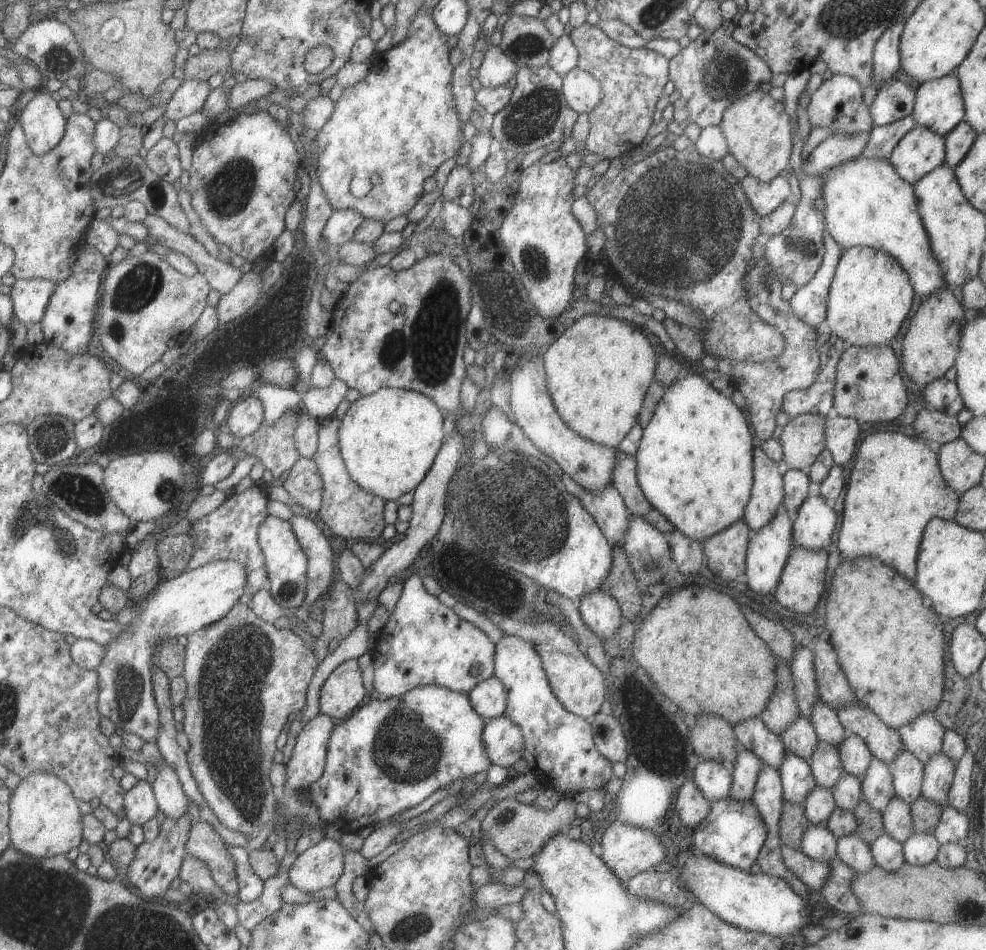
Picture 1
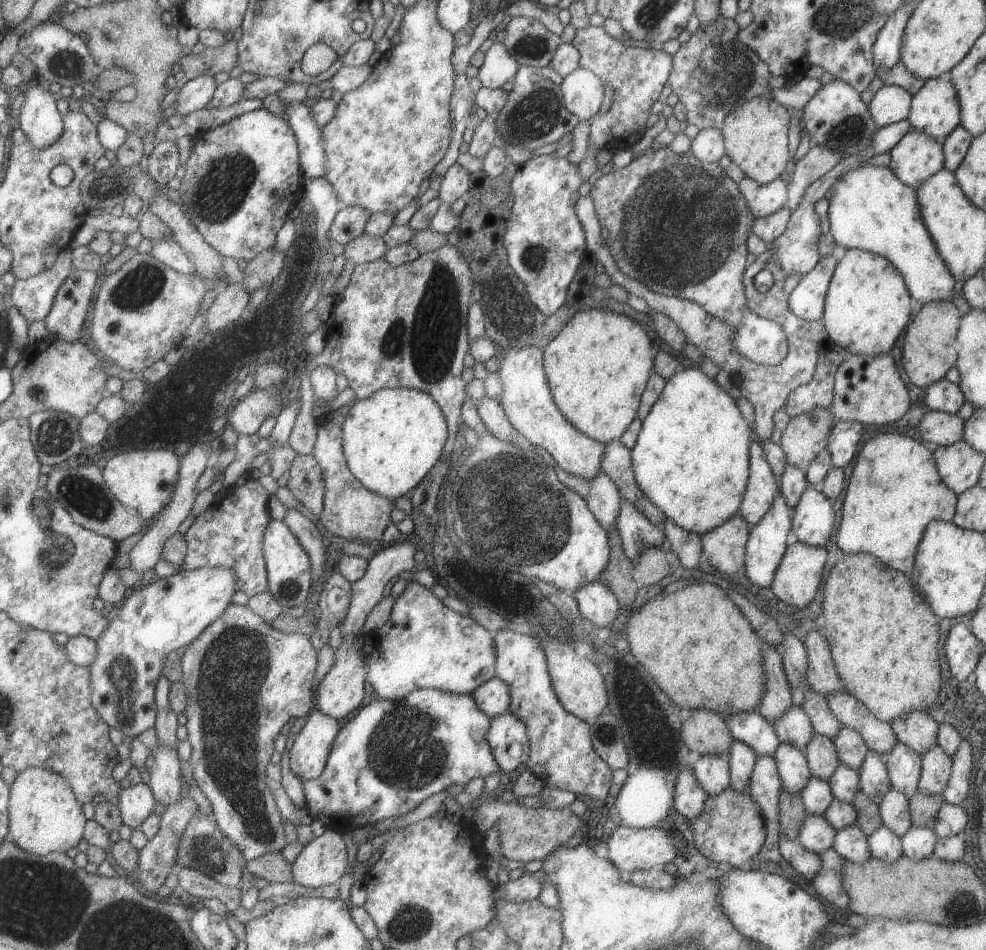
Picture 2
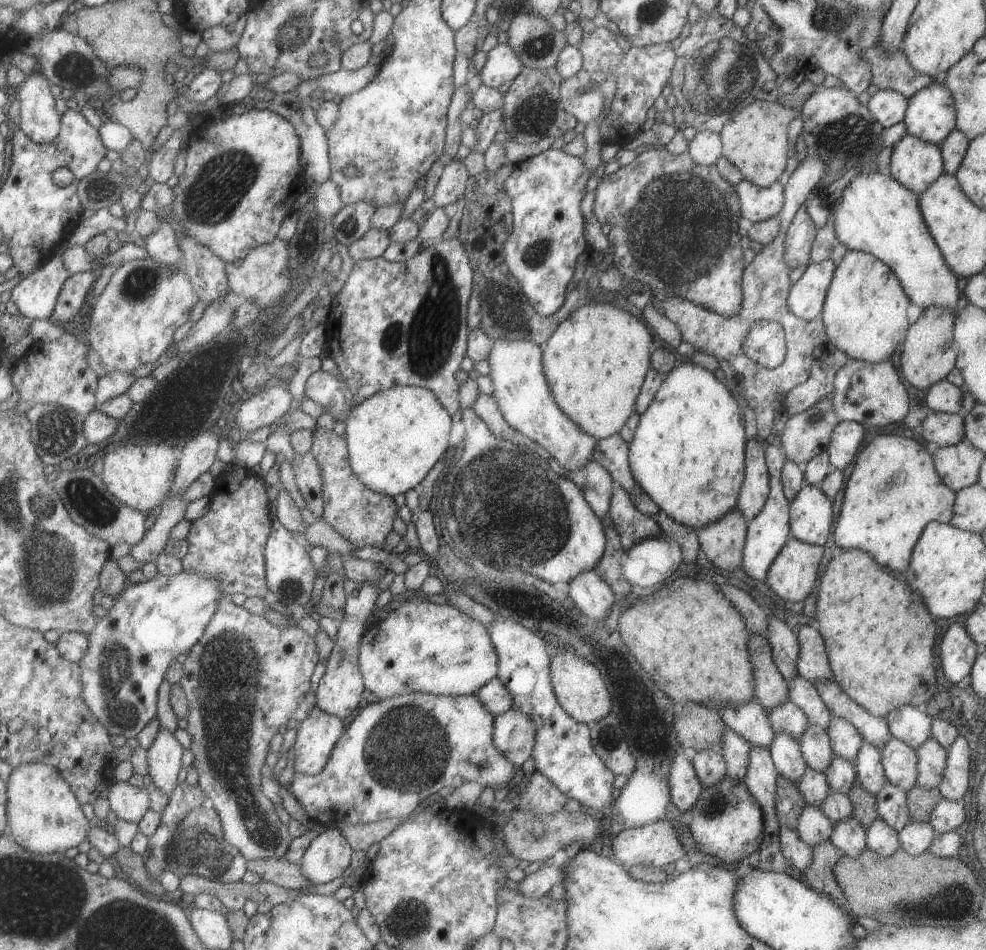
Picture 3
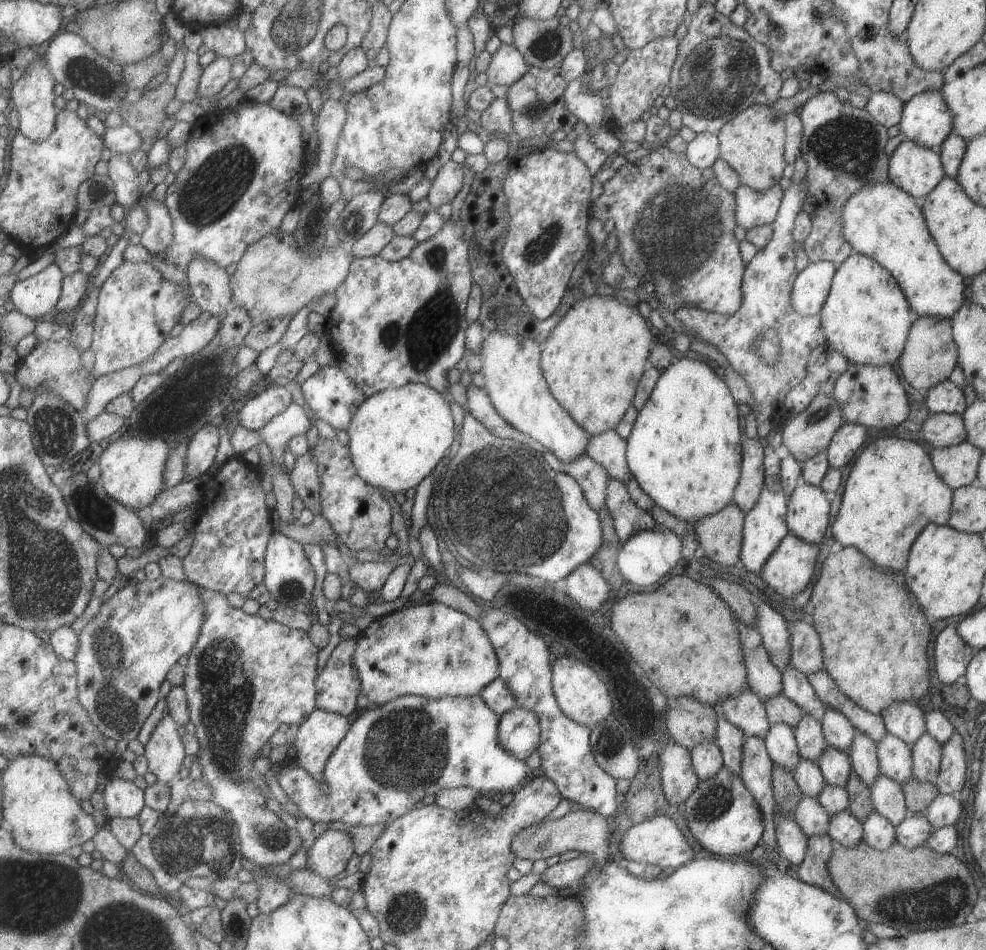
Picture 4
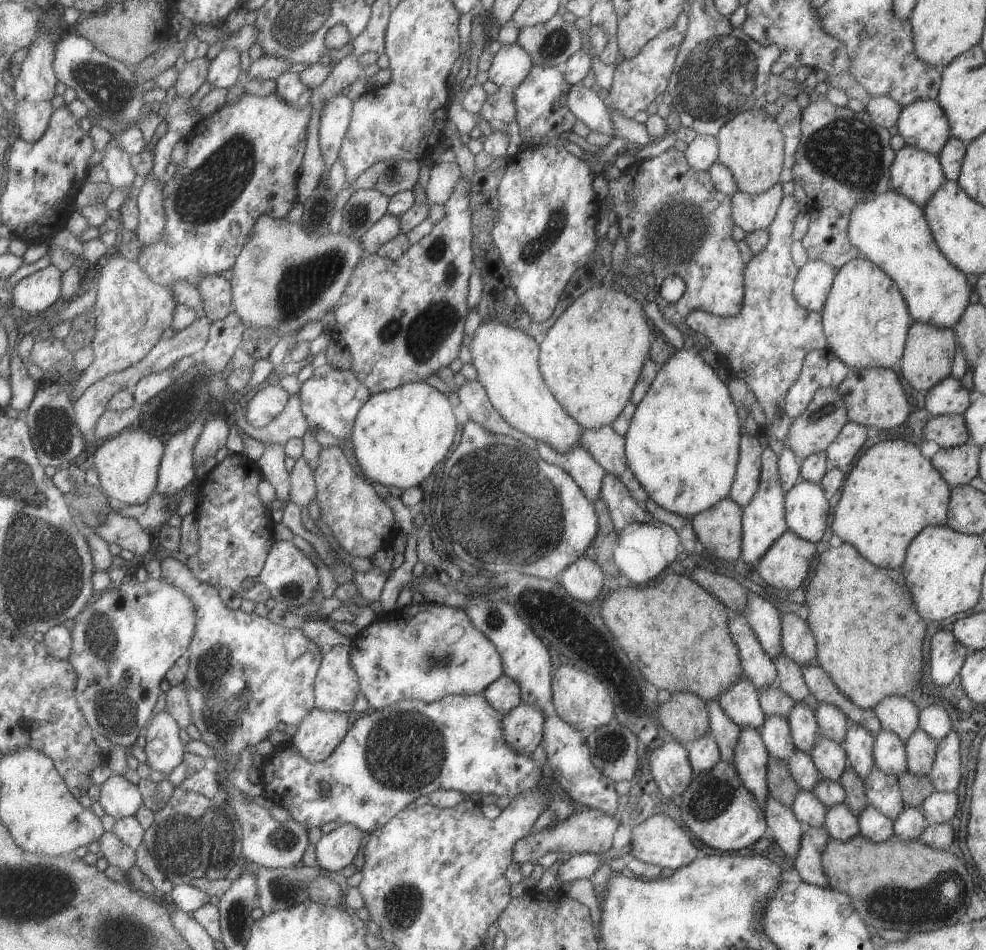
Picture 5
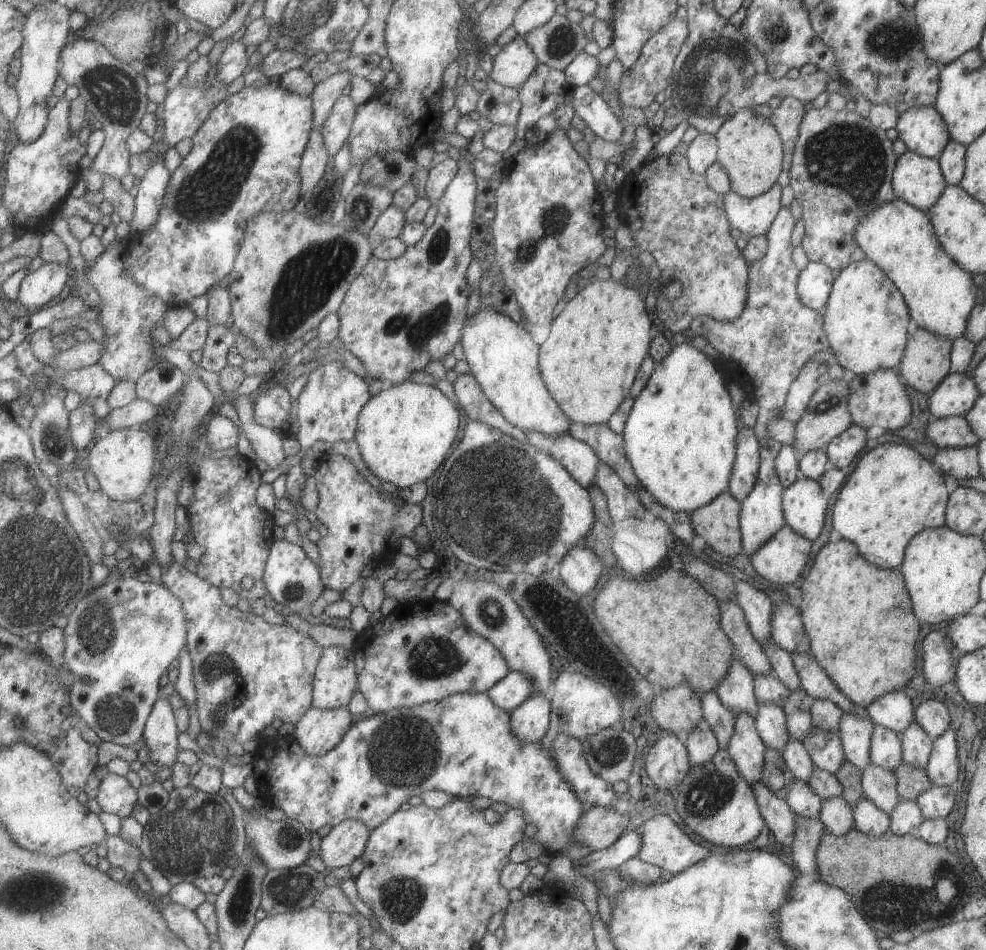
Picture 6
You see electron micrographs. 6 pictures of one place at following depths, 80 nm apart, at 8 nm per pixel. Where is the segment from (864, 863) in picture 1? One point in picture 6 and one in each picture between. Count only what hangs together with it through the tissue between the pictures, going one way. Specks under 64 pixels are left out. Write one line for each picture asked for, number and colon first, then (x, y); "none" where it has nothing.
2: (850, 843)
3: (848, 836)
4: (844, 829)
5: (840, 823)
6: (836, 815)

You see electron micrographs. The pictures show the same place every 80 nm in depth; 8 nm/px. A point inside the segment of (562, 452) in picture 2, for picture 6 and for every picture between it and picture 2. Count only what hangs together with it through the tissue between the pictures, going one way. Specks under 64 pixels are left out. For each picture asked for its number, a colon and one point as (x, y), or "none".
3: (520, 390)
4: (510, 365)
5: (506, 359)
6: (502, 357)

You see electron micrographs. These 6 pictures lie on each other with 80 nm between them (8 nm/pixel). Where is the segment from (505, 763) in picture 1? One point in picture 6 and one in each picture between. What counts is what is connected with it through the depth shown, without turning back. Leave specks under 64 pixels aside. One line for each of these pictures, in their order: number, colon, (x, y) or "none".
2: (507, 737)
3: (513, 736)
4: (518, 732)
5: (522, 727)
6: (528, 722)

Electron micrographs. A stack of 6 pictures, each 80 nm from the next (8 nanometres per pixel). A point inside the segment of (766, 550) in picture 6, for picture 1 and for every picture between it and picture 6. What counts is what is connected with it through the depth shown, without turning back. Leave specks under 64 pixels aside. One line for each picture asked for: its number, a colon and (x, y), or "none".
1: (800, 586)
2: (798, 576)
3: (792, 573)
4: (789, 569)
5: (784, 566)

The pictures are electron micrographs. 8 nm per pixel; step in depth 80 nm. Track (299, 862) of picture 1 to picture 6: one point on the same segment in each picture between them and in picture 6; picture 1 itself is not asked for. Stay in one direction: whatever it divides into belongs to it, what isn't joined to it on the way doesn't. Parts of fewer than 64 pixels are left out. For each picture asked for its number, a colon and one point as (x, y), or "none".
2: (323, 861)
3: (327, 856)
4: (329, 854)
5: (335, 850)
6: (346, 840)

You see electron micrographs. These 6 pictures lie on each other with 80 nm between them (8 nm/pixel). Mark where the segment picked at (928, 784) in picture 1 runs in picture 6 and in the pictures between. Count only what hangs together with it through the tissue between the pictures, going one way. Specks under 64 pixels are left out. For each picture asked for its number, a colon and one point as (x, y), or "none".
2: (935, 765)
3: (930, 755)
4: (925, 752)
5: (919, 748)
6: (916, 744)

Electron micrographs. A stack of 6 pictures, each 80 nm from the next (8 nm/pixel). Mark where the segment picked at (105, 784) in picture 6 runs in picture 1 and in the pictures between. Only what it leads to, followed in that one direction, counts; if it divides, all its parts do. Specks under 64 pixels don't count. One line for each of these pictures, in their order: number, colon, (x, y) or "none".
1: (142, 806)
2: (137, 803)
3: (131, 803)
4: (123, 798)
5: (119, 798)

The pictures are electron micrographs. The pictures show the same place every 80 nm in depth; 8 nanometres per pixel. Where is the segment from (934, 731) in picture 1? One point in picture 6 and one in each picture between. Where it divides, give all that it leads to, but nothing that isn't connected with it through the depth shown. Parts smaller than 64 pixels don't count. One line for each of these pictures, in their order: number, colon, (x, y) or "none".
2: (917, 730)
3: (911, 725)
4: (904, 720)
5: (897, 714)
6: (893, 710)

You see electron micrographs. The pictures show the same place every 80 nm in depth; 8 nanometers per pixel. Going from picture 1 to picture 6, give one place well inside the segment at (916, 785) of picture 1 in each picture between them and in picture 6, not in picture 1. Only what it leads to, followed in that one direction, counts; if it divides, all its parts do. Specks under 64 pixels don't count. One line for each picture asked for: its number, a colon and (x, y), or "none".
2: (903, 766)
3: (898, 761)
4: (893, 756)
5: (888, 754)
6: (885, 751)

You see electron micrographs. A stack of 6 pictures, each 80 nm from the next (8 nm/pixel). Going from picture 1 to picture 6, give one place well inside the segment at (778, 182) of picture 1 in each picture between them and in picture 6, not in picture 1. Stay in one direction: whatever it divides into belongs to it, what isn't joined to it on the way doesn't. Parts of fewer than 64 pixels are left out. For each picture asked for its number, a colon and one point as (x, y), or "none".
2: (761, 201)
3: (756, 204)
4: (752, 208)
5: (750, 212)
6: (752, 216)

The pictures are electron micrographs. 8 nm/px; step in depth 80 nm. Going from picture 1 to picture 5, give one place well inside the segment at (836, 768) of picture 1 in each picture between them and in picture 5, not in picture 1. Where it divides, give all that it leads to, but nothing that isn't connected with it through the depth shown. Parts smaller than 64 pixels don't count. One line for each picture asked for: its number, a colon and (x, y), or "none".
2: (820, 755)
3: (814, 746)
4: (809, 739)
5: (803, 727)

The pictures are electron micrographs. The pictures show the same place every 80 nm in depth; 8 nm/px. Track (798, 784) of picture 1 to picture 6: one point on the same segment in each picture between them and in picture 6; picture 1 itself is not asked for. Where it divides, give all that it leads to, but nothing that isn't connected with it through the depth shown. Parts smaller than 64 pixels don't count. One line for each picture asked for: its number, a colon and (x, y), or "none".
2: (790, 762)
3: (784, 750)
4: (780, 744)
5: (775, 734)
6: (770, 722)

